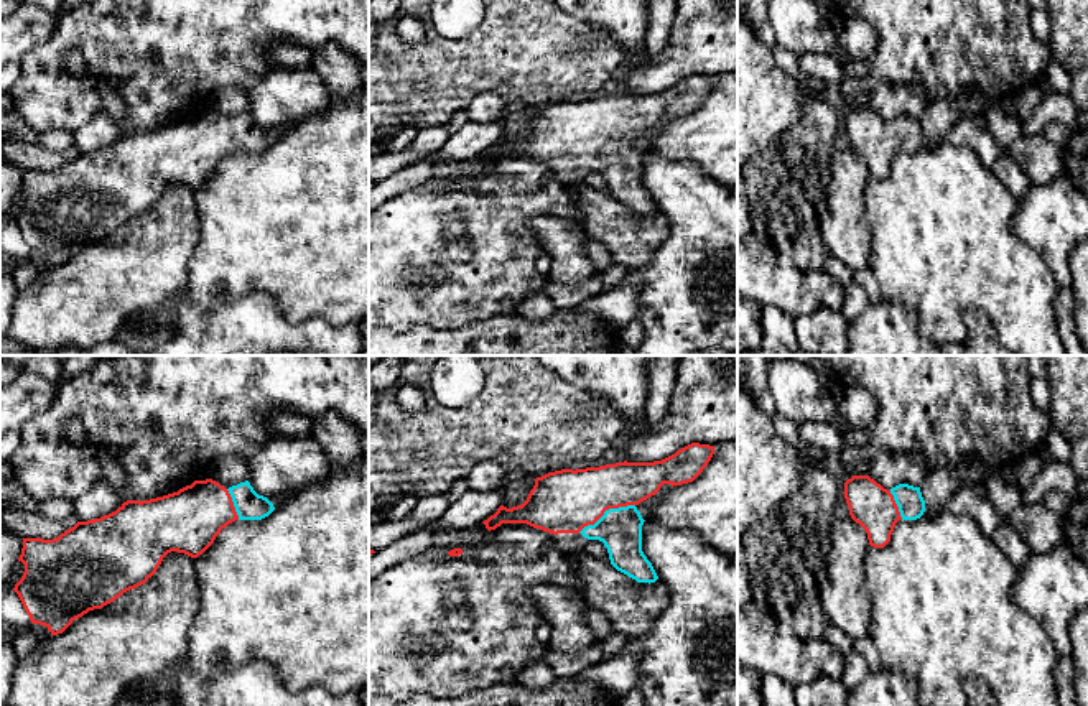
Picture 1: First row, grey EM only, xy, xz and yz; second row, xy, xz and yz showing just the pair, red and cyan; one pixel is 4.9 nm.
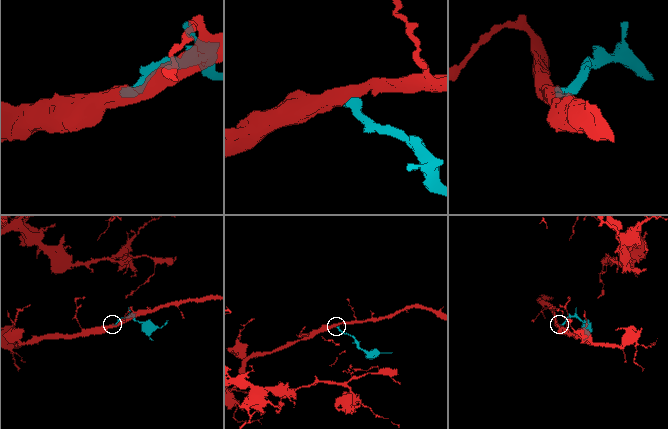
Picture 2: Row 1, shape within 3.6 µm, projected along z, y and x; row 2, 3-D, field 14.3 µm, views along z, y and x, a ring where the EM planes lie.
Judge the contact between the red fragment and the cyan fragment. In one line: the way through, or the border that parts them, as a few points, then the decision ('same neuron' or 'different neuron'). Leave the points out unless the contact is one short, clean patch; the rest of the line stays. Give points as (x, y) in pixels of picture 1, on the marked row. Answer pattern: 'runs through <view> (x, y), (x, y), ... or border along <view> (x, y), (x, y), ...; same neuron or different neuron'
runs through xz (567, 501), (595, 501), (606, 509), (619, 529); same neuron

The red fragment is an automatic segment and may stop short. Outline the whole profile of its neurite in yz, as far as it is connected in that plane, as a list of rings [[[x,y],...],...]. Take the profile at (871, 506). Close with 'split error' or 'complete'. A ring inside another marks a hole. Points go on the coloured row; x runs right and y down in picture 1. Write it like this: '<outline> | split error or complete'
[[[853,476],[844,482],[843,494],[851,518],[866,530],[874,548],[884,548],[890,541],[899,520],[917,520],[925,512],[920,487],[909,484],[887,490],[869,476]]] | split error

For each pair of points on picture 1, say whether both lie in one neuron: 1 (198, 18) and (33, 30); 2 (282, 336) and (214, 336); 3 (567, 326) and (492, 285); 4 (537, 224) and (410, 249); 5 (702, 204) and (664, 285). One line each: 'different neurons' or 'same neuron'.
1: different neurons
2: same neuron
3: different neurons
4: different neurons
5: same neuron

